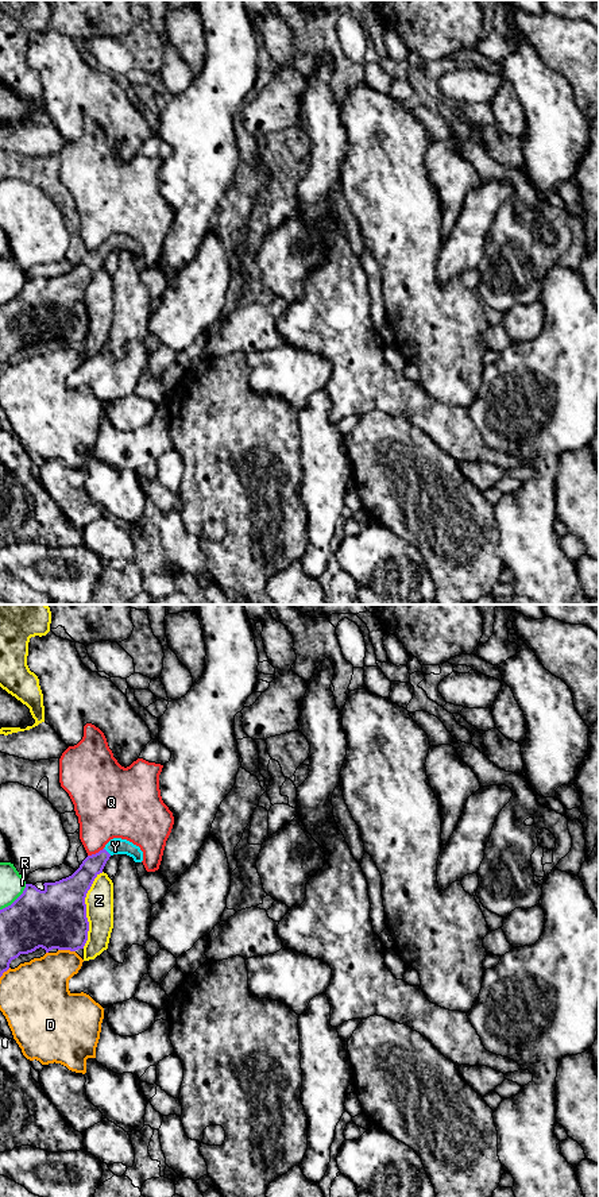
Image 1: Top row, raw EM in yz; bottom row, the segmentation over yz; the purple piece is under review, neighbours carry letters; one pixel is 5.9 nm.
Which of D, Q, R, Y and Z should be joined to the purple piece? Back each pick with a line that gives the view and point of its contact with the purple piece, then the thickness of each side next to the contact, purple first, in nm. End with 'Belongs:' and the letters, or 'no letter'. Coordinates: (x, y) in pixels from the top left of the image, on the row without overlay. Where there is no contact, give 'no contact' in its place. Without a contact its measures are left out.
Y: meets purple in yz at (107, 247); 140 nm thick on the purple side, 100 nm on the other
Belongs: Y

